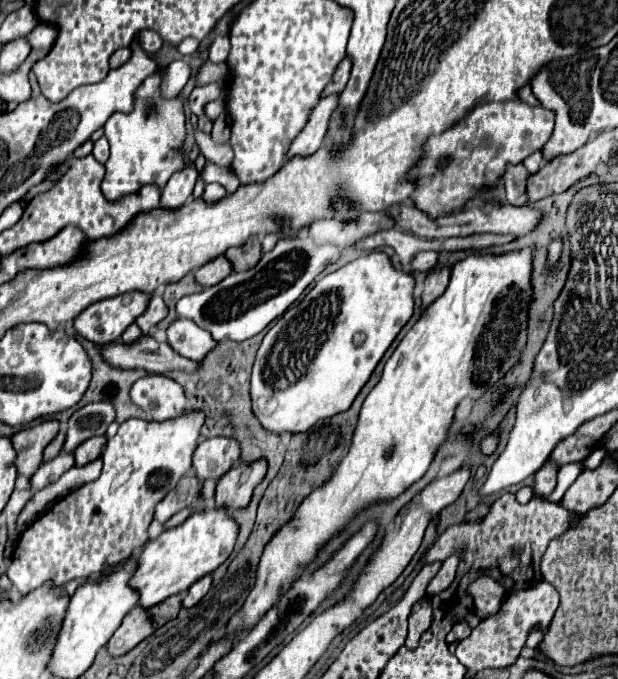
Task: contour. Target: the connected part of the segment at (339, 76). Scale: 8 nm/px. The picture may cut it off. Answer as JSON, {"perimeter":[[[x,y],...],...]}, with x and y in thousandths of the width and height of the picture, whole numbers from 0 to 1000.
{"perimeter":[[[558,85],[549,97],[545,97],[545,106],[536,118],[536,124],[529,124],[529,130],[523,133],[523,141],[532,141],[532,138],[542,138],[542,135],[555,135],[561,118],[565,118],[565,109],[568,109],[568,85]]]}

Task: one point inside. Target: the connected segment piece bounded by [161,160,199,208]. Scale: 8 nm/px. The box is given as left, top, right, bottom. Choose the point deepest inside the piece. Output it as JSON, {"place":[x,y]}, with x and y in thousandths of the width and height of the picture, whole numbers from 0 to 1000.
{"place":[288,278]}

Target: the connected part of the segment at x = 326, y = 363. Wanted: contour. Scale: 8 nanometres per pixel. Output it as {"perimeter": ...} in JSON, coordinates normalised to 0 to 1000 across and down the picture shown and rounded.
{"perimeter":[[[597,371],[594,377],[584,377],[558,392],[552,392],[549,398],[529,404],[526,409],[519,409],[510,424],[481,448],[481,451],[471,451],[455,468],[451,474],[429,492],[422,510],[419,510],[419,518],[416,518],[416,527],[413,527],[413,536],[409,536],[409,551],[406,551],[406,586],[409,586],[409,607],[413,613],[419,616],[419,622],[439,633],[439,636],[494,636],[500,633],[510,622],[523,619],[523,616],[532,616],[532,613],[542,613],[549,607],[558,607],[568,592],[574,589],[574,583],[581,580],[581,574],[591,568],[591,563],[597,560],[600,548],[607,545],[607,539],[613,536],[613,530],[620,527],[620,521],[626,518],[626,513],[633,510],[633,504],[639,501],[639,495],[646,492],[646,486],[662,474],[662,468],[668,465],[668,457],[672,457],[672,442],[668,442],[668,424],[672,424],[672,409],[668,404],[655,401],[655,398],[646,398],[633,389],[633,380],[620,371]]]}

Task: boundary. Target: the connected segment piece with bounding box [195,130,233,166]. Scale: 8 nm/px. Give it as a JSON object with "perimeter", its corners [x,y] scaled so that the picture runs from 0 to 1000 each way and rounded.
{"perimeter":[[[316,194],[316,209],[322,215],[322,221],[328,224],[328,230],[341,239],[348,239],[351,244],[371,244],[377,236],[377,224],[371,212],[348,212],[341,206],[341,200],[328,197],[328,194]]]}

